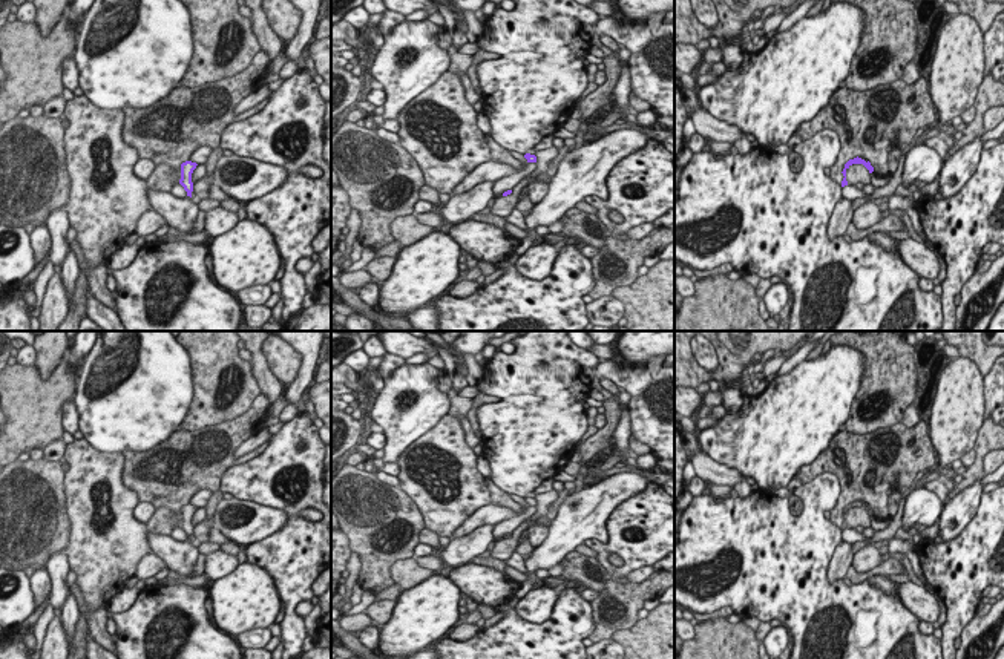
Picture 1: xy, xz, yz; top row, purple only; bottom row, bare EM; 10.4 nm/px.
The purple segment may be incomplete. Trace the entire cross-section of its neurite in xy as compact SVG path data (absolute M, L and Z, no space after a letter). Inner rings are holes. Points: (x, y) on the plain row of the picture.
M192 504L181 507L179 527L187 535L184 543L175 541L170 535L156 535L147 532L150 552L166 562L169 572L176 572L181 578L195 578L193 570L199 553L198 544L192 539L192 516L196 509L198 507Z

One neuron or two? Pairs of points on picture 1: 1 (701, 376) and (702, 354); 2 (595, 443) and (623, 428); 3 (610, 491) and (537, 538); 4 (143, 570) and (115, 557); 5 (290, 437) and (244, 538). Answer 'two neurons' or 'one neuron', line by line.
1: two neurons
2: two neurons
3: two neurons
4: two neurons
5: two neurons

